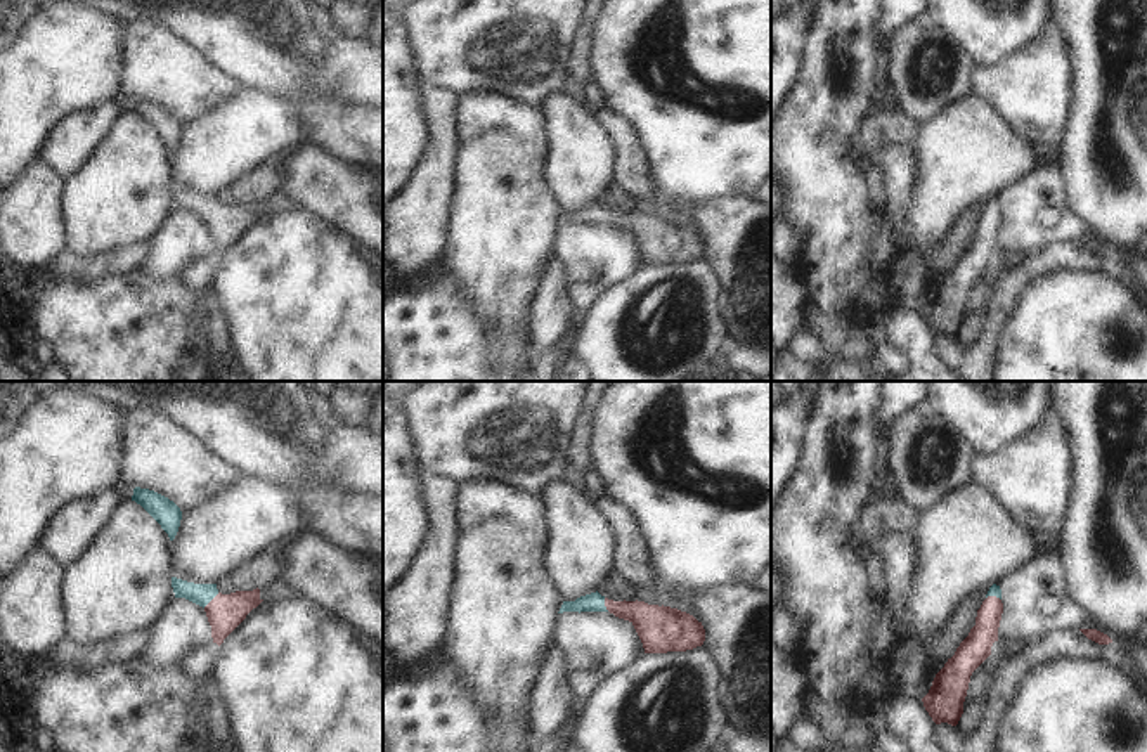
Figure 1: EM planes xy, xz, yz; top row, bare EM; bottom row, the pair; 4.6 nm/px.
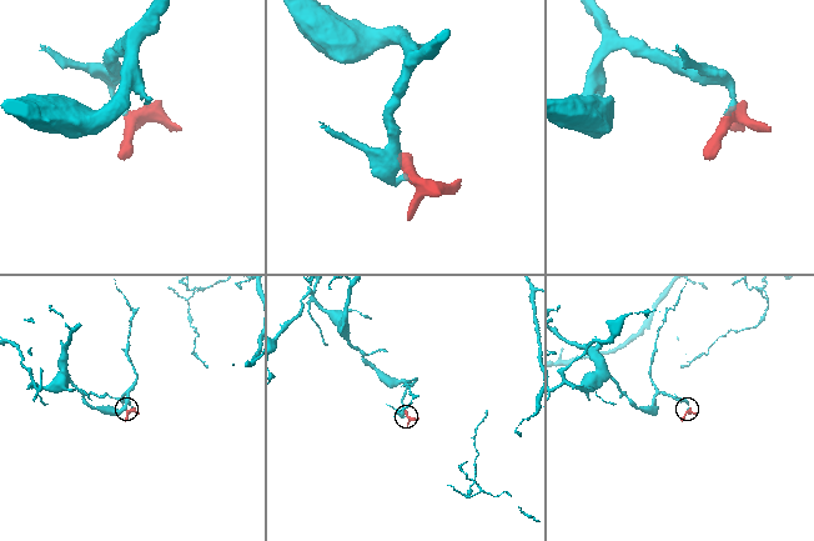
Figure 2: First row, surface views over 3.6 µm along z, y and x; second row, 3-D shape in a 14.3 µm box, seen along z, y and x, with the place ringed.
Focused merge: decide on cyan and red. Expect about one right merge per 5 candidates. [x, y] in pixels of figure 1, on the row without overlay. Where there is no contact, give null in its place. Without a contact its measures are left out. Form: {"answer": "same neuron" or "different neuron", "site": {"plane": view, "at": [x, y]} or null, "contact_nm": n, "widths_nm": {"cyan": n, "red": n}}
{"answer": "same neuron", "site": {"plane": "xy", "at": [210, 212]}, "contact_nm": 100, "widths_nm": {"cyan": 100, "red": 170}}

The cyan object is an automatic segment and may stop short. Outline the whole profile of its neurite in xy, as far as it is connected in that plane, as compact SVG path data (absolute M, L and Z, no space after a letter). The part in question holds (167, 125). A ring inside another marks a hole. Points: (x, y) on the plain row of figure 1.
M140 99L133 100L132 113L140 116L161 137L170 152L175 151L182 132L182 123L173 113L154 102Z

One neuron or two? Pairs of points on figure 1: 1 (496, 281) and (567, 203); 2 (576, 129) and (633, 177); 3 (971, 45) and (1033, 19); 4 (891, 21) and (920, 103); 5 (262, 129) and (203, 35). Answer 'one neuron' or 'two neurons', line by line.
1: two neurons
2: two neurons
3: one neuron
4: two neurons
5: two neurons

